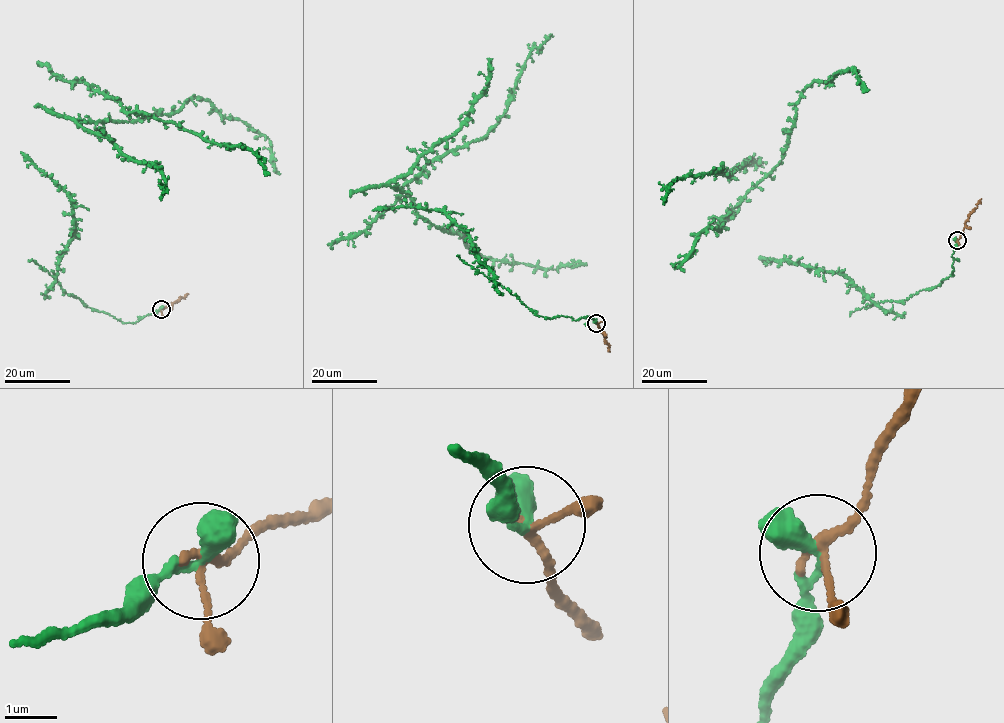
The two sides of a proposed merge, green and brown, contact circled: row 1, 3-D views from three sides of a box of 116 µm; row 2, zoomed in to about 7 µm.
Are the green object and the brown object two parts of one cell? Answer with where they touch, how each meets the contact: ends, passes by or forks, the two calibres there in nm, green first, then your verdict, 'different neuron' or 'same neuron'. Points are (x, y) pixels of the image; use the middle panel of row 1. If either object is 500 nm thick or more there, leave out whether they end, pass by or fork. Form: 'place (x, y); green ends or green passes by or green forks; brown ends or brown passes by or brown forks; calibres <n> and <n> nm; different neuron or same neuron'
place (596, 323); green passes by; brown passes by; calibres 300 and 160 nm; same neuron

